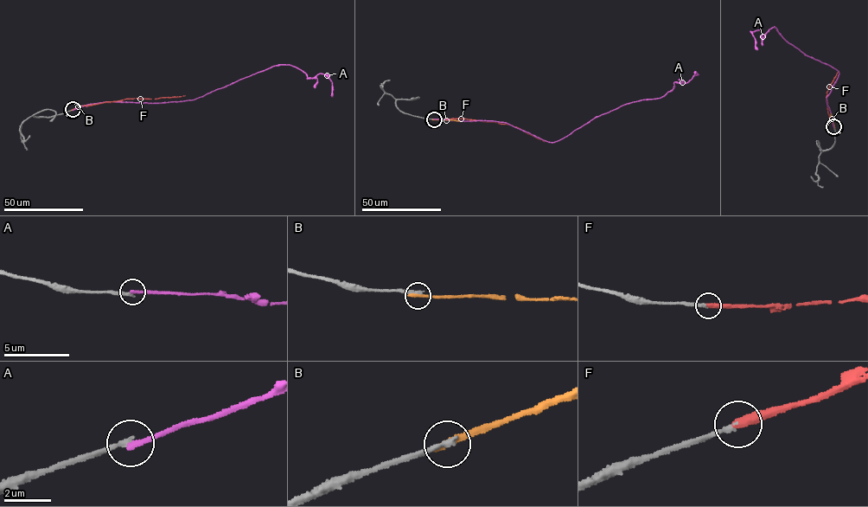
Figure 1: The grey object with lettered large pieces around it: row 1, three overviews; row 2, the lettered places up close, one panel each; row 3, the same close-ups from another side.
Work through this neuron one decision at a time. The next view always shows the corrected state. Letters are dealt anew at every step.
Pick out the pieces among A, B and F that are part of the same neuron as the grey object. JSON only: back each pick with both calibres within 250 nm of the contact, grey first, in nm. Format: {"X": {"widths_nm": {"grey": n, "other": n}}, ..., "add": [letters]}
{"F": {"widths_nm": {"grey": 200, "other": 400}}, "add": ["F"]}

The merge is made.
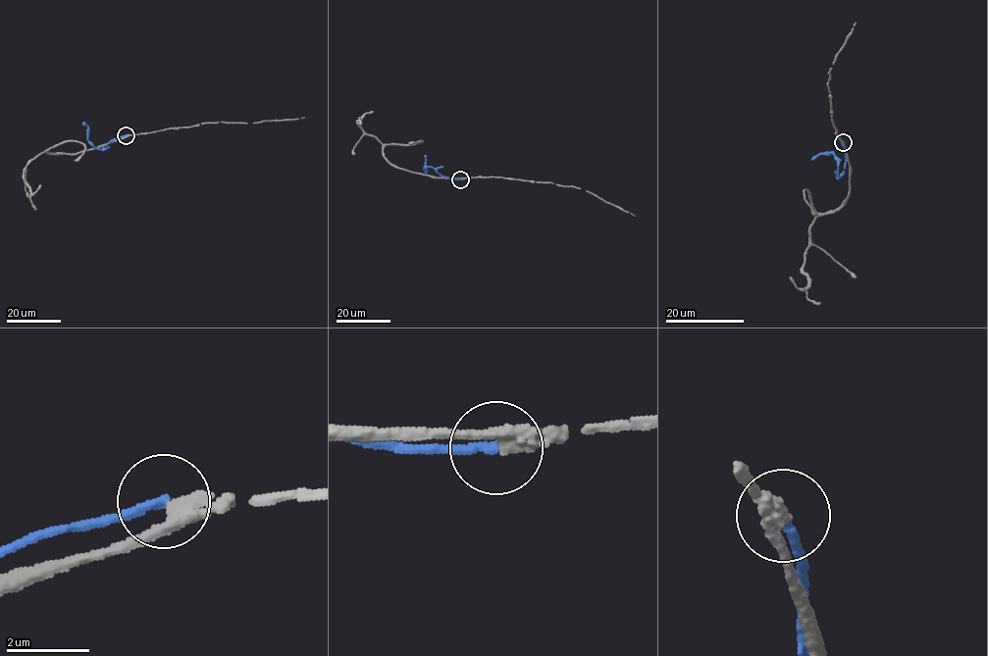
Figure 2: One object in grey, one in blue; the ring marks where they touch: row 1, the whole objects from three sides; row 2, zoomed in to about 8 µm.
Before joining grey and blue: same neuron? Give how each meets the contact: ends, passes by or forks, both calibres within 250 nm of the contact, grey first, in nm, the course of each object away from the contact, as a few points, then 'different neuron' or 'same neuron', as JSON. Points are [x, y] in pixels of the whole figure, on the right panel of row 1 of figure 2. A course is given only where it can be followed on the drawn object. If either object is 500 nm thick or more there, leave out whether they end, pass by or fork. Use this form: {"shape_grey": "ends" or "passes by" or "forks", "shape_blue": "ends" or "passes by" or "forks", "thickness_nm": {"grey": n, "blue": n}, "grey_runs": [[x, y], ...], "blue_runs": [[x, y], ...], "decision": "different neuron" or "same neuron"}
{"shape_grey": "passes by", "shape_blue": "ends", "thickness_nm": {"grey": 360, "blue": 240}, "grey_runs": [[843, 142], [831, 117], [826, 84], [830, 75], [828, 72], [856, 22]], "blue_runs": [[843, 143], [846, 163], [838, 178], [837, 158], [833, 154], [819, 153], [811, 160]], "decision": "different neuron"}

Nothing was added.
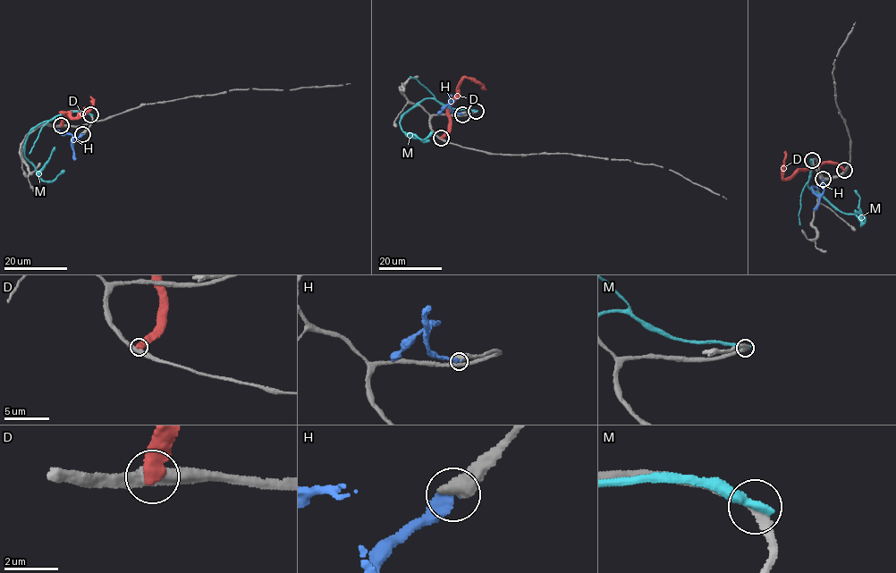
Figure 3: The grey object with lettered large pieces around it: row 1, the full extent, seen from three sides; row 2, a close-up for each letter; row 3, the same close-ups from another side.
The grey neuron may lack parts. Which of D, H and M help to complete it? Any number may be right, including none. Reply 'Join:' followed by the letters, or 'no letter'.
Join: H

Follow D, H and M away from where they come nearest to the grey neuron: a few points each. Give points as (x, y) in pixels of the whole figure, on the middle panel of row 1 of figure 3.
D: (441, 138), (446, 134), (449, 112), (465, 78), (474, 79), (483, 86), (483, 89)
H: (461, 113), (452, 111), (453, 101), (444, 105), (437, 113)
M: (476, 111), (452, 109), (433, 98), (426, 98), (402, 116), (400, 125), (404, 132), (423, 139), (432, 132)

